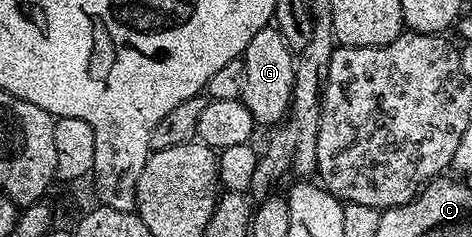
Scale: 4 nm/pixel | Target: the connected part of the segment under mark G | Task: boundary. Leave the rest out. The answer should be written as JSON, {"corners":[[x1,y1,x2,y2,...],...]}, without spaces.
{"corners":[[272,24,263,26,254,32,254,36,250,36,250,44,246,44,242,57,246,64,246,88,242,99,245,108,256,121,257,127,272,128,283,123,292,104,296,58,282,38,282,32]]}

